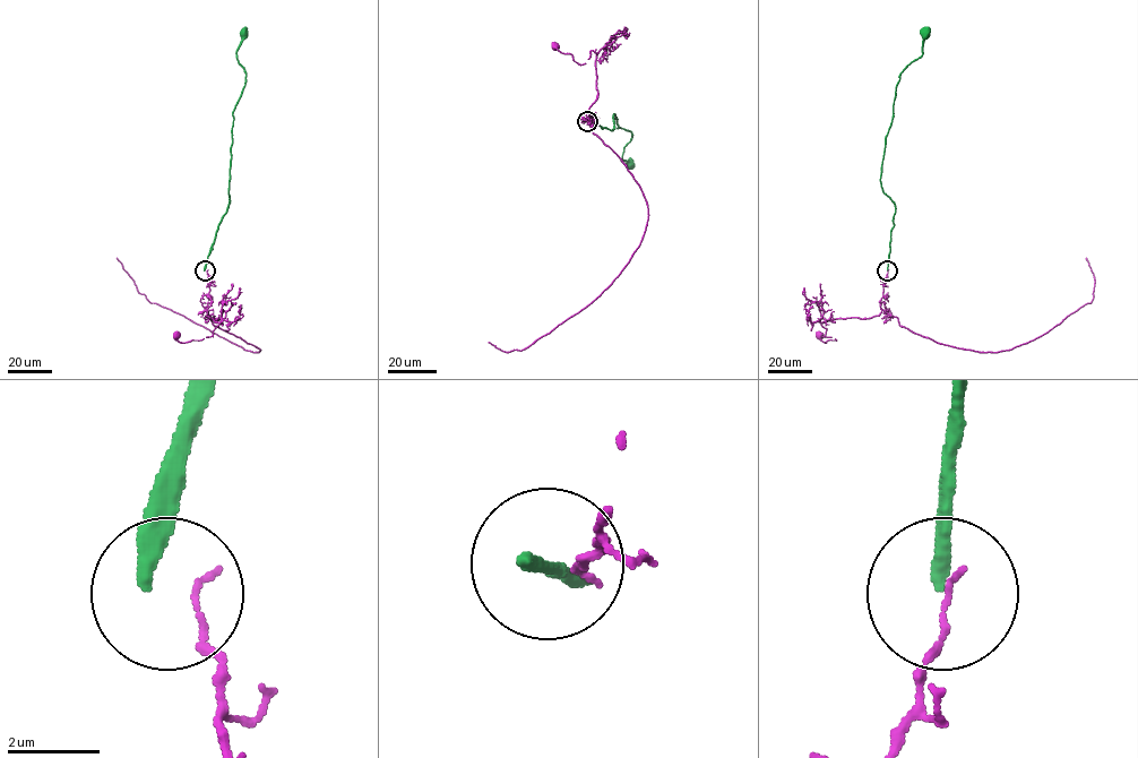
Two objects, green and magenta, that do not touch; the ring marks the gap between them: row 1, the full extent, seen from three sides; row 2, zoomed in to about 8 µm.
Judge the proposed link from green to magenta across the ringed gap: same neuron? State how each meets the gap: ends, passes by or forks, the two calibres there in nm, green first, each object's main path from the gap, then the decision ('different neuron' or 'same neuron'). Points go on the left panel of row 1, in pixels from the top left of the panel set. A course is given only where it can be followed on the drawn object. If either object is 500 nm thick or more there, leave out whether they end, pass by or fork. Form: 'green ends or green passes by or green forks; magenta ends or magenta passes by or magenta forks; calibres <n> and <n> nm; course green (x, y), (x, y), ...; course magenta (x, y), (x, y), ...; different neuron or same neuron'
green ends; magenta ends; calibres 320 and 140 nm; course green (205, 270), (229, 203), (233, 111), (246, 79), (236, 49), (246, 26); course magenta (206, 272), (212, 301), (207, 316), (218, 325), (213, 335), (199, 339), (180, 342), (177, 336); different neuron

